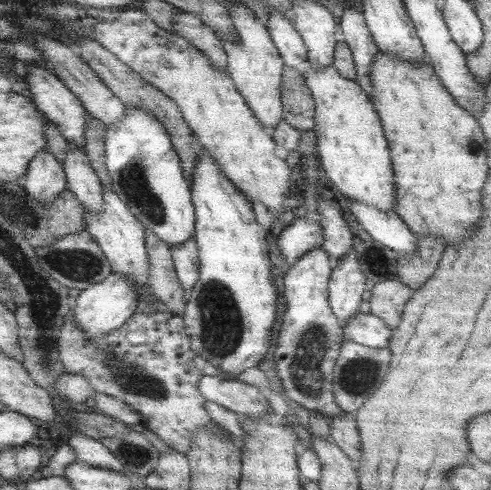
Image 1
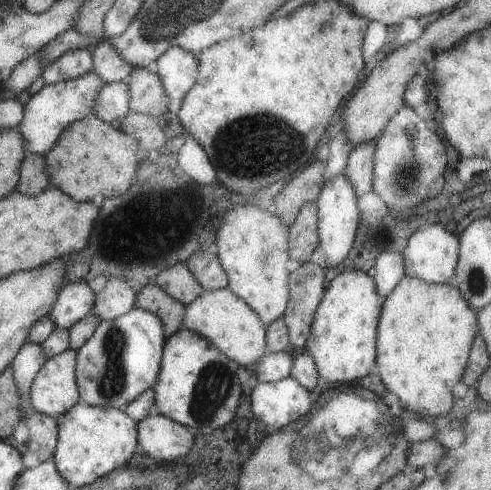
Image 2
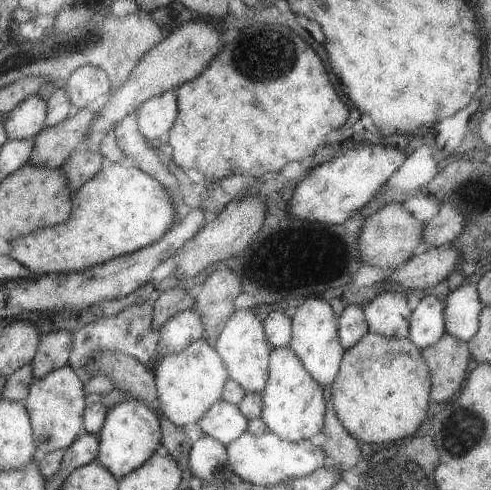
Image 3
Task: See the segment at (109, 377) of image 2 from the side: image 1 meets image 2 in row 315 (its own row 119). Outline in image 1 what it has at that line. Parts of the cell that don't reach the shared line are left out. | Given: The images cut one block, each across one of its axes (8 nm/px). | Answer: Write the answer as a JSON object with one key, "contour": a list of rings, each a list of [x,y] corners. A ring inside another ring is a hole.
{"contour":[[[125,108],[125,118],[105,130],[105,170],[111,178],[113,192],[129,206],[131,214],[143,224],[145,230],[151,230],[159,240],[173,248],[183,246],[195,232],[195,208],[191,202],[191,184],[183,178],[181,162],[177,152],[171,146],[167,130],[147,112]]]}

